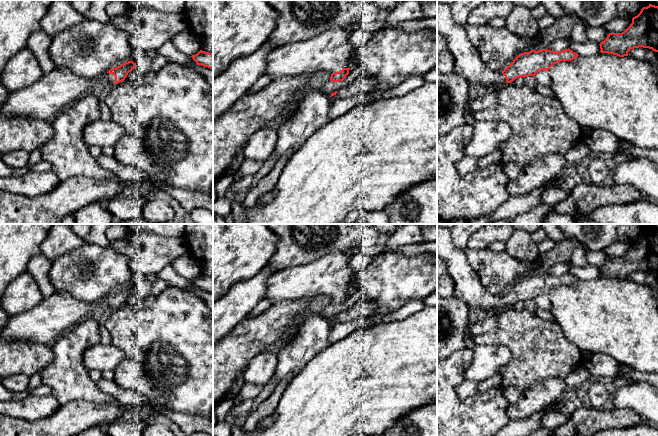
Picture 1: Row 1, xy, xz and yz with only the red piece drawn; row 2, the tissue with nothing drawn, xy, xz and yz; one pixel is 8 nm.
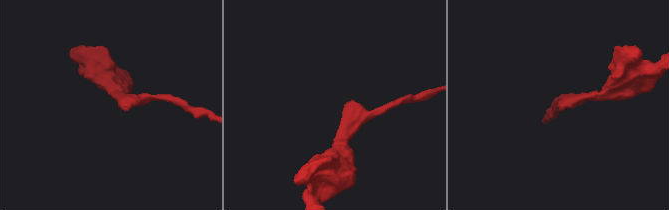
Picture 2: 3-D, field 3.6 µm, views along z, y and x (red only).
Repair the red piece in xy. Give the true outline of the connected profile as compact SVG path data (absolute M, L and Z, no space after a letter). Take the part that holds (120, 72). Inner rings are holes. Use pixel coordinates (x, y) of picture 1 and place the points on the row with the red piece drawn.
M128 61L120 66L110 69L106 74L102 75L102 78L107 84L116 85L125 80L128 73L135 68L135 63L133 61Z

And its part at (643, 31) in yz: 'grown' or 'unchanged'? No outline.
unchanged

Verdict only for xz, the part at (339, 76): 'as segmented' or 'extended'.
extended

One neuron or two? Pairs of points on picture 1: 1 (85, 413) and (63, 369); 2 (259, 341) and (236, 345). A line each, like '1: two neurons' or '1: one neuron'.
1: two neurons
2: one neuron

